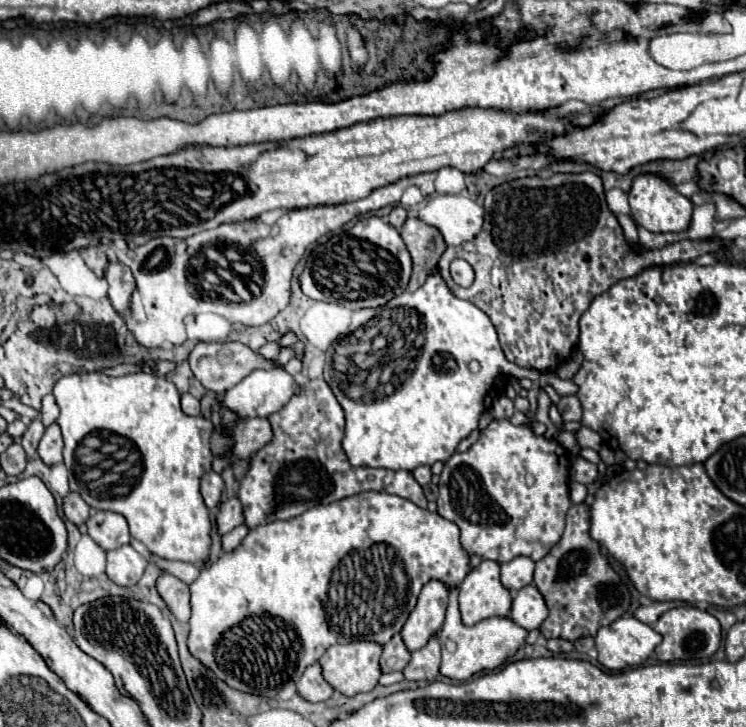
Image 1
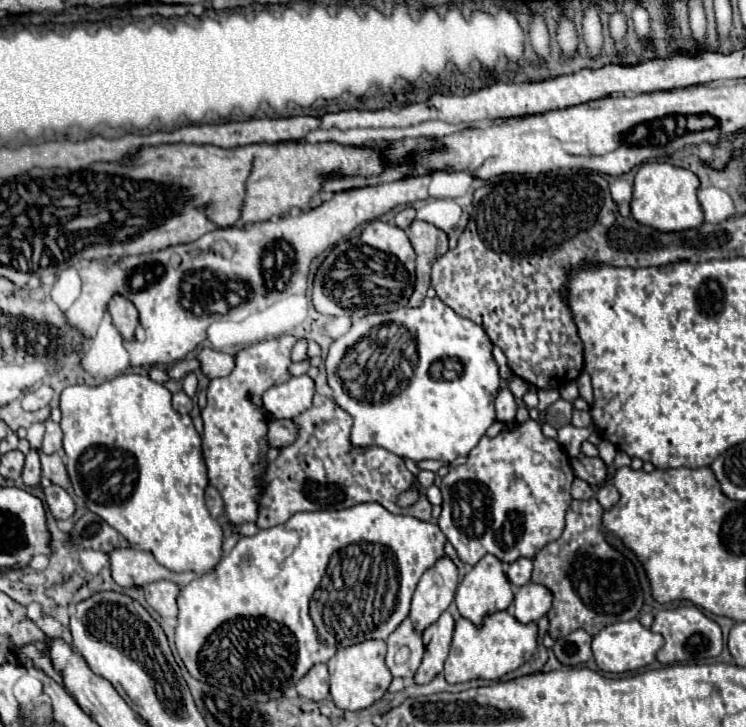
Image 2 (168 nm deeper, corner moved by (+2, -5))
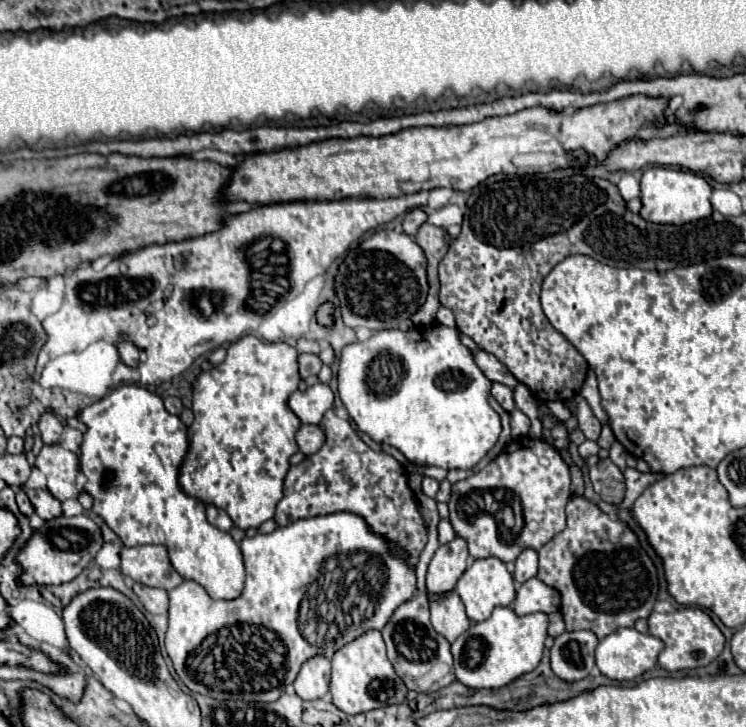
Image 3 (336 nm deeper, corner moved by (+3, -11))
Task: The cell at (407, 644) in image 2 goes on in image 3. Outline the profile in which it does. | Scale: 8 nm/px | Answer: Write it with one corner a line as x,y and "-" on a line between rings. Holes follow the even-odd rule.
420,593
418,597
400,605
382,629
382,635
388,647
388,659
408,689
414,689
416,693
434,693
456,679
452,669
450,643
432,629
426,593

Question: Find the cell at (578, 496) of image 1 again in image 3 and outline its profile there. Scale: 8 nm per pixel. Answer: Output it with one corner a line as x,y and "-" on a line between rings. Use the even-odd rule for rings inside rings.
626,469
624,471
624,477
626,477
626,495
624,495
624,501
620,505
616,505
616,509
628,509
632,507
632,503
636,501
636,497
650,485
654,483
656,479
660,479
662,475
652,475
652,473
640,473
636,469

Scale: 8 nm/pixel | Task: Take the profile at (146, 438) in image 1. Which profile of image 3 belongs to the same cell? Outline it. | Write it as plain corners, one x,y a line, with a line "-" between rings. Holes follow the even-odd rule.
118,385
114,387
108,395
104,395
100,401
84,407
78,411
78,421
82,421
86,425
86,433
82,433
82,441
80,441
80,455
78,455
78,465
80,465
80,471
84,473
86,477
86,485
84,485
84,491
94,499
94,505
92,505
92,513
98,515
118,537
120,541
126,545
126,547
136,547
136,545
146,545
146,543
154,543
154,545
164,545
168,549
168,557
170,557
170,563
172,567
182,575
182,579
190,579
190,581
196,581
200,583
206,593
212,597
212,599
234,599
240,595
242,591
242,585
244,585
244,563
242,563
242,553
238,549
238,545
234,543
234,539
220,531
218,527
210,525
208,519
206,519
206,505
198,499
198,497
190,497
182,487
180,487
180,467
186,459
186,451
188,451
188,429
186,425
180,421
180,417
176,415
170,415
166,409
164,409
164,403
162,399
148,391
146,387
142,385

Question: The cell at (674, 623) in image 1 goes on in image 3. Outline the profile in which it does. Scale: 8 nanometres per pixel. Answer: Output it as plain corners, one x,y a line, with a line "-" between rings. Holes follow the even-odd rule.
684,607
676,609
672,613
652,613
648,617
650,635
664,641
664,649
658,657
658,663
662,669
668,671
684,671
684,669
696,669
712,663
724,649
724,635
714,625
714,621
700,609
700,607

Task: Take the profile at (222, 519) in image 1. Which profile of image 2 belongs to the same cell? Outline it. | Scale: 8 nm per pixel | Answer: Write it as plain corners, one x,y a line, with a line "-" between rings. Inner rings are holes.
283,335
253,343
235,353
235,367
227,377
209,381
207,405
201,409
203,419
203,459
209,473
209,483
221,493
227,517
233,525
243,525
257,519
259,497
263,493
261,475
267,469
267,411
263,409
261,395
279,383
285,383
291,373
291,349
295,337

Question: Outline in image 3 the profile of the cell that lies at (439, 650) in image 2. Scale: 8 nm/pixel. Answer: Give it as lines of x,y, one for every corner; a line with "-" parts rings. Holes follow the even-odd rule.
454,591
430,601
430,621
448,643
454,643
454,639
458,639
458,635
470,627
470,619

